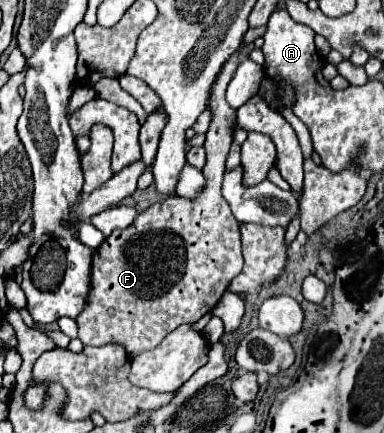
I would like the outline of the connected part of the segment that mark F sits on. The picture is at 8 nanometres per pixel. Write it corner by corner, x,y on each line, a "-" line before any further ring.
228,60
222,68
218,80
214,82
212,96
208,108
212,110
212,122
206,134
206,166
202,174
206,178
204,190
194,198
170,196
158,204
152,204
148,210
140,212
132,226
124,230
114,230
102,246
94,250
92,256
92,276
90,276
90,292
82,314
78,314
78,338
84,346
104,346
110,342
120,342
128,356
134,358
144,350
156,348
166,334
176,330
180,324
194,324
204,314
212,312
216,302
226,292
230,280
242,270
242,250
240,250
240,222
232,216
230,206
220,194
224,162
228,156
228,148
232,144
232,118
236,118
236,110
232,110
226,102
226,87
232,79
238,62

